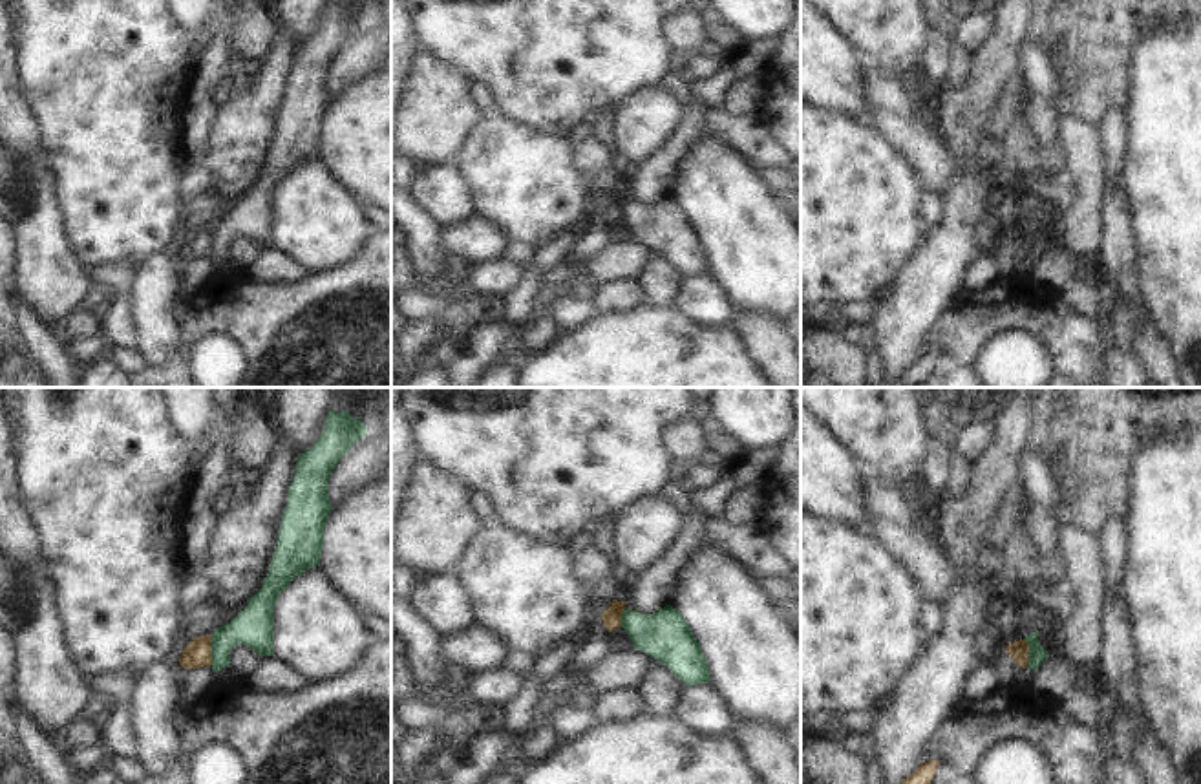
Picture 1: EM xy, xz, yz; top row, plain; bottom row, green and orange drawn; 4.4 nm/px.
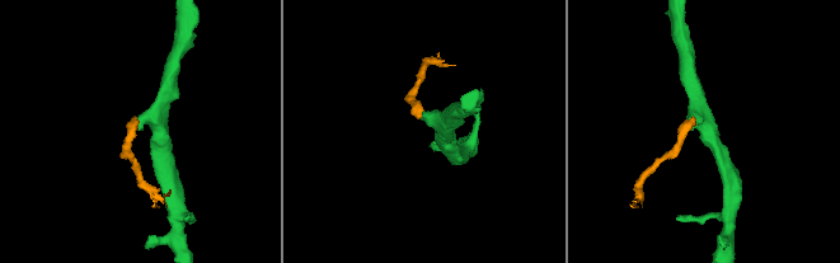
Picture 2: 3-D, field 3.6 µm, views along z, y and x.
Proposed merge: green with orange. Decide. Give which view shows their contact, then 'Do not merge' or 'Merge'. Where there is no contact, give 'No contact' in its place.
Touches green in xy. Do not merge

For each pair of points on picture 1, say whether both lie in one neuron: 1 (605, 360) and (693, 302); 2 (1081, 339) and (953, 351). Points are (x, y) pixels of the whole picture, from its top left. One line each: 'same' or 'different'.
1: different
2: same

